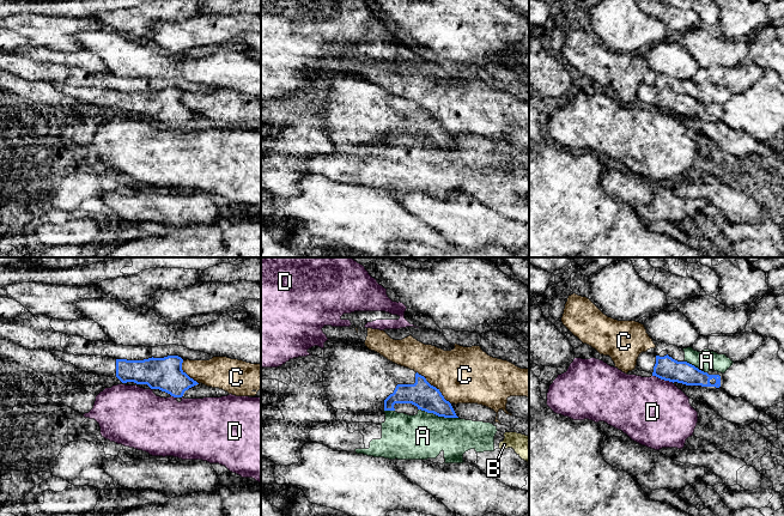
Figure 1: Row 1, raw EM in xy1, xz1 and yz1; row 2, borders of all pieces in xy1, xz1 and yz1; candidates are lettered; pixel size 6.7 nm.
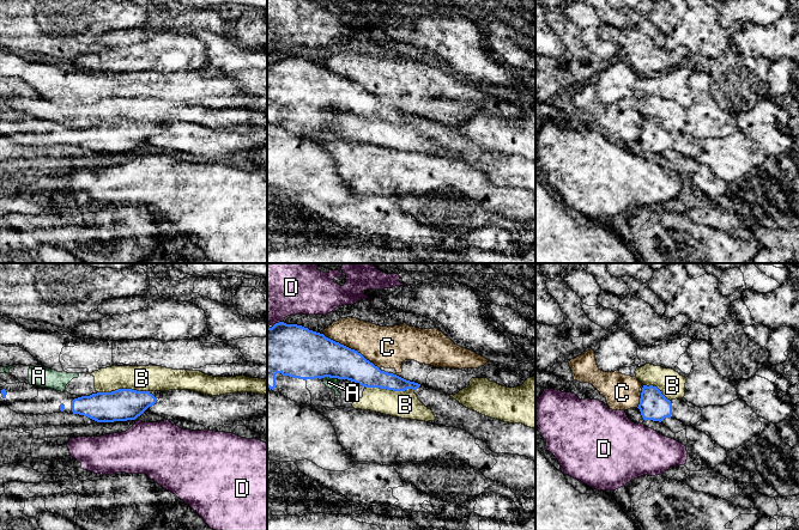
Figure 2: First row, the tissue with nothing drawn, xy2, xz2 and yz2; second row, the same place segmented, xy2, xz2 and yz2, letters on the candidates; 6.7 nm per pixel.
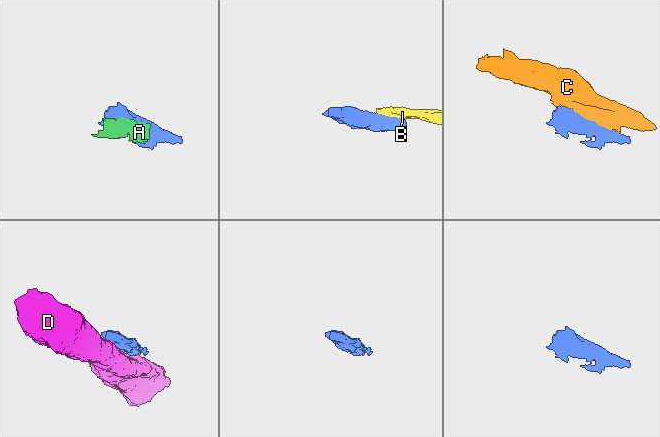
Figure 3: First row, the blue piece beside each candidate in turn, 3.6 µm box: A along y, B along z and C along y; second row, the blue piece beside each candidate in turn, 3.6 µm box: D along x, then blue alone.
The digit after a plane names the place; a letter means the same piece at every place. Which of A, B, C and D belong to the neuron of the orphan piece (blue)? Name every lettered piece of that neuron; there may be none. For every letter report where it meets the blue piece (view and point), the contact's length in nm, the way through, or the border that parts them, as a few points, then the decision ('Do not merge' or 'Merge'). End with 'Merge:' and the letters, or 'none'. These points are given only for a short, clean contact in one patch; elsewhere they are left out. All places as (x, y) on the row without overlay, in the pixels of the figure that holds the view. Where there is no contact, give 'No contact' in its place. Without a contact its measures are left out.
A: Touches blue at xz1 (438, 147). Shared border 280 nm. Do not merge
B: Touches blue at xy2 (122, 121). Shared border 360 nm. Do not merge
C: Touches blue at xz2 (350, 80). Shared border 440 nm. Do not merge
D: Touches blue at yz1 (663, 110). Shared border 160 nm. Do not merge
Merge: none

